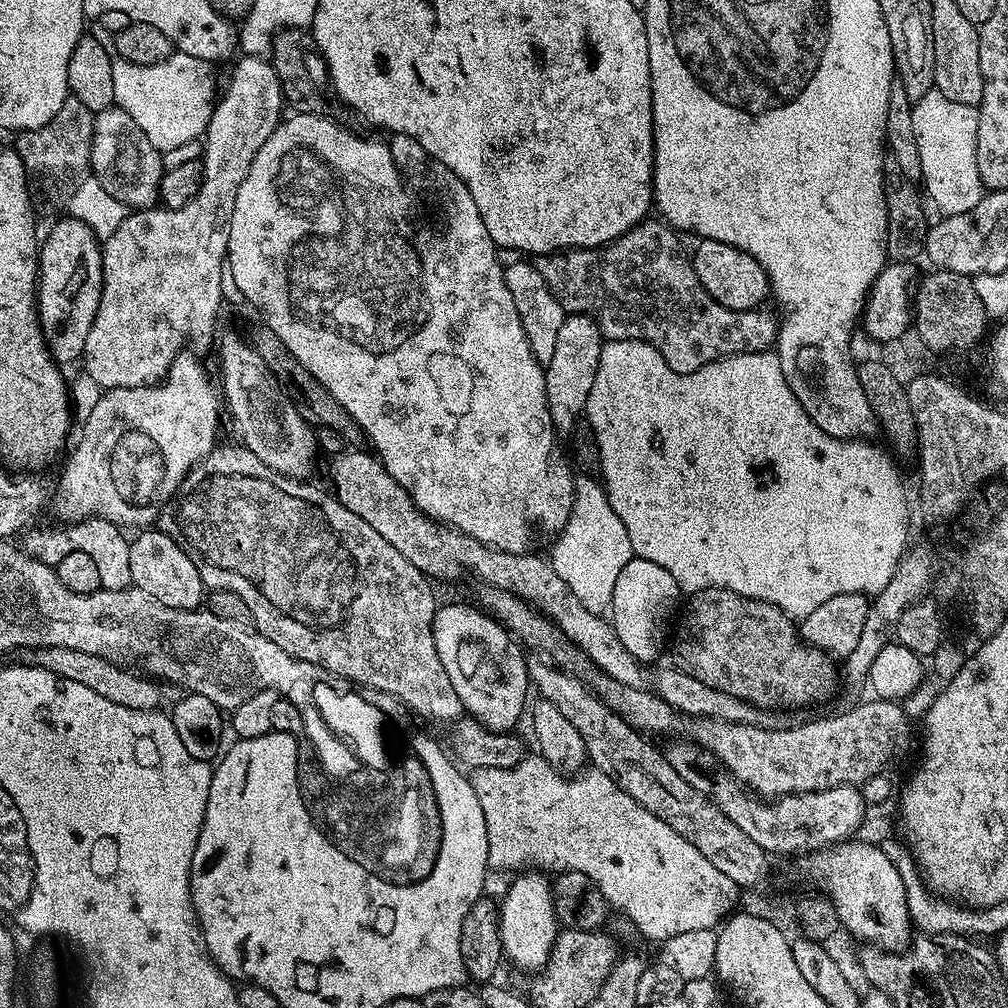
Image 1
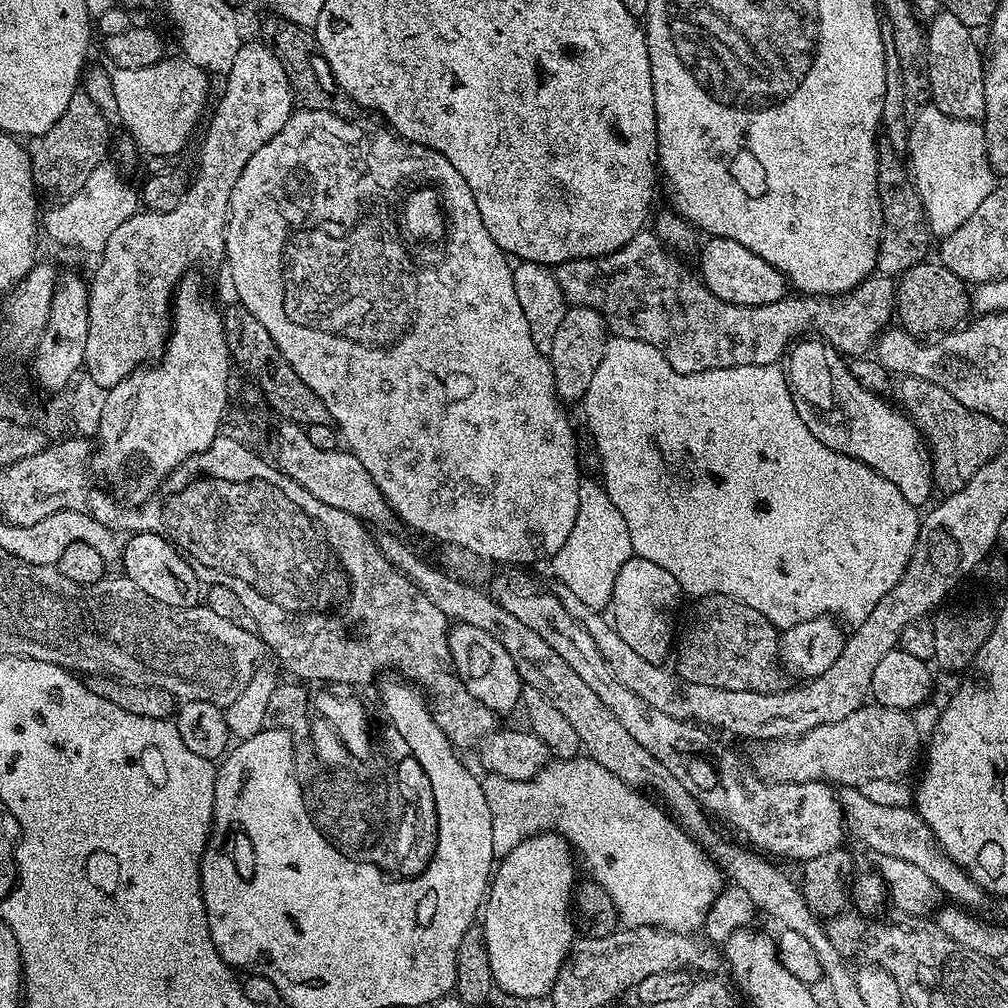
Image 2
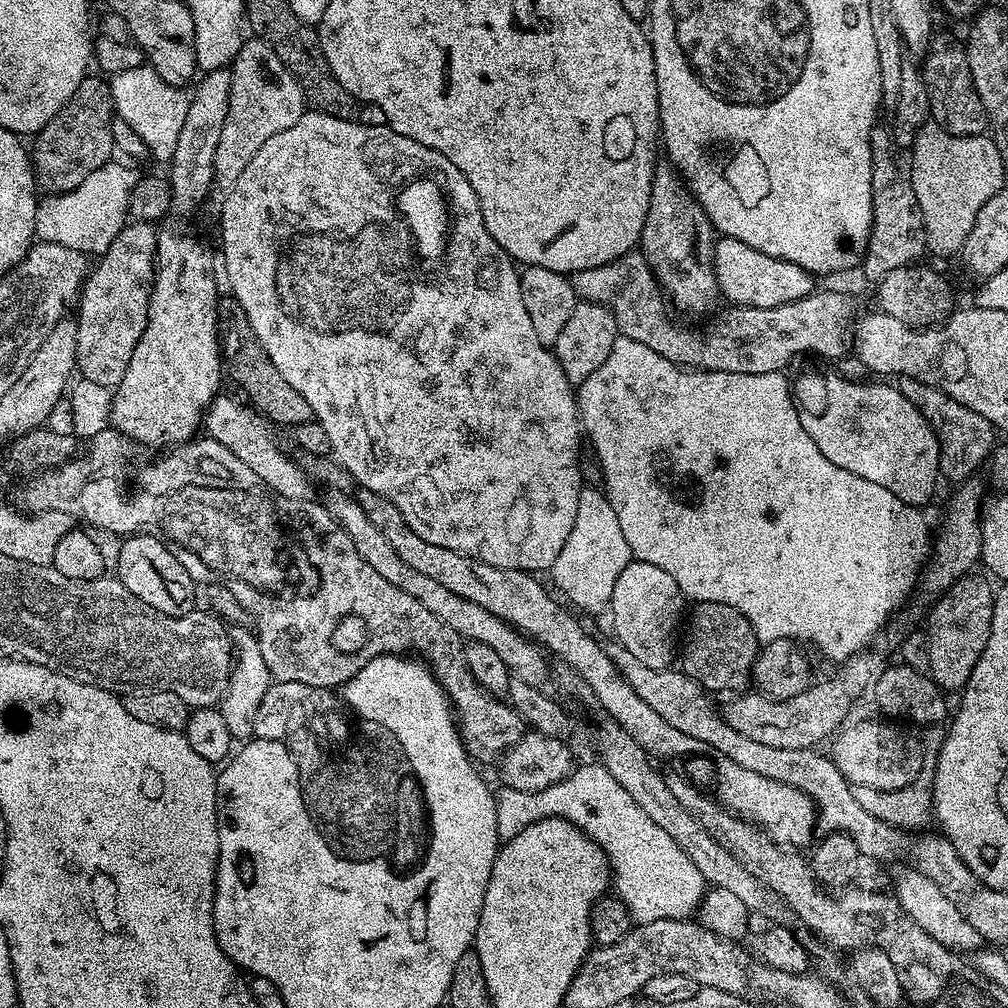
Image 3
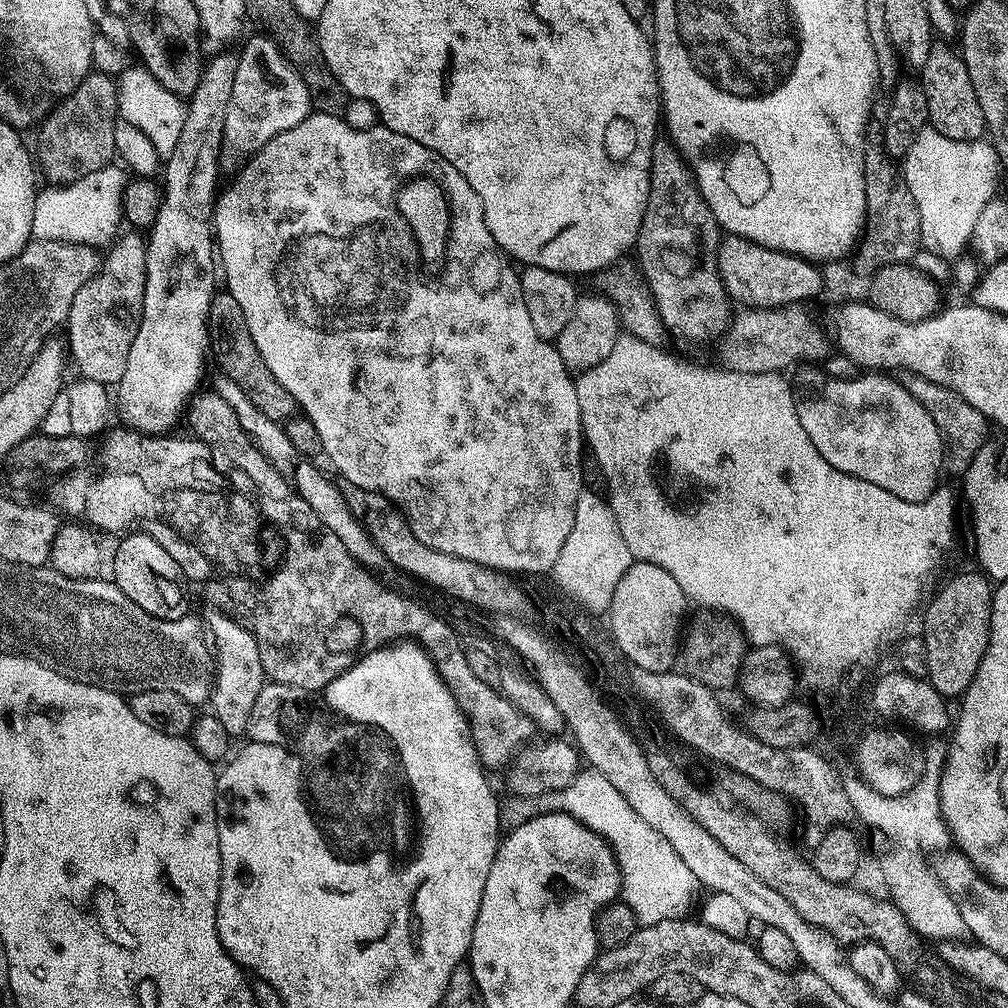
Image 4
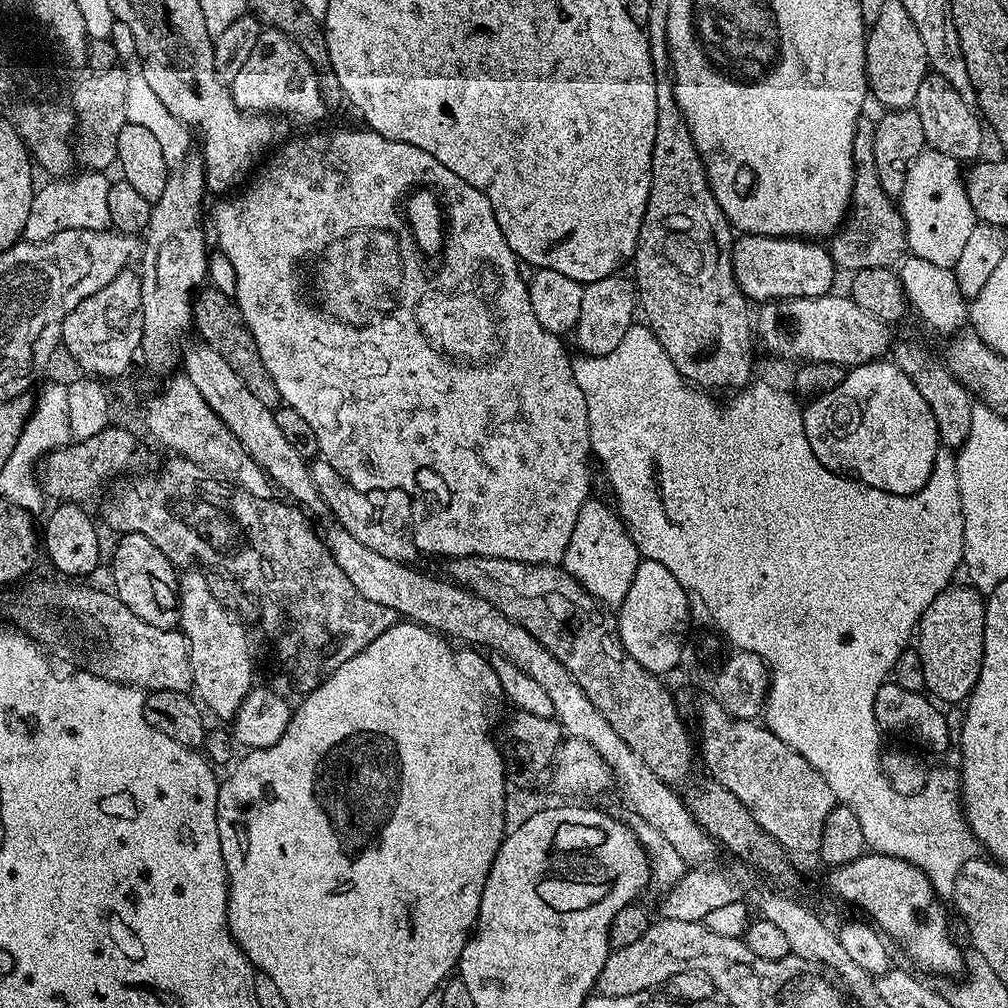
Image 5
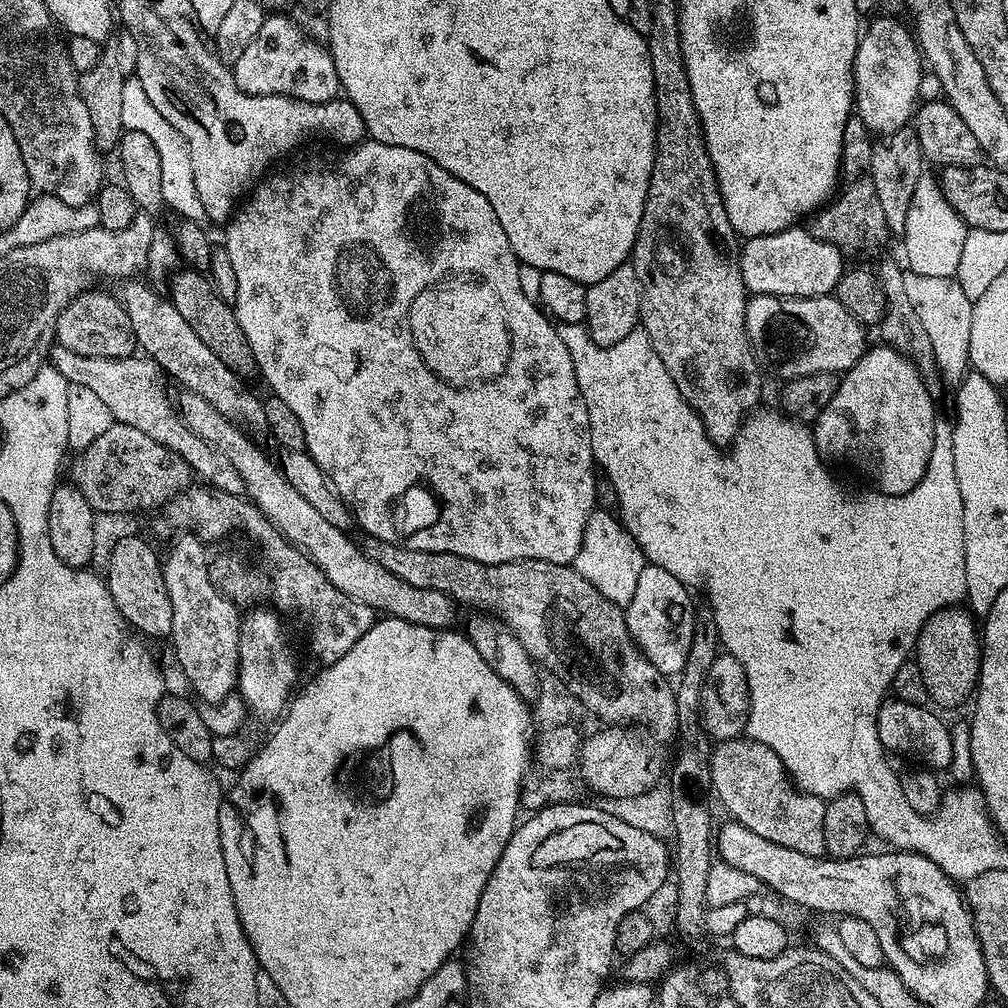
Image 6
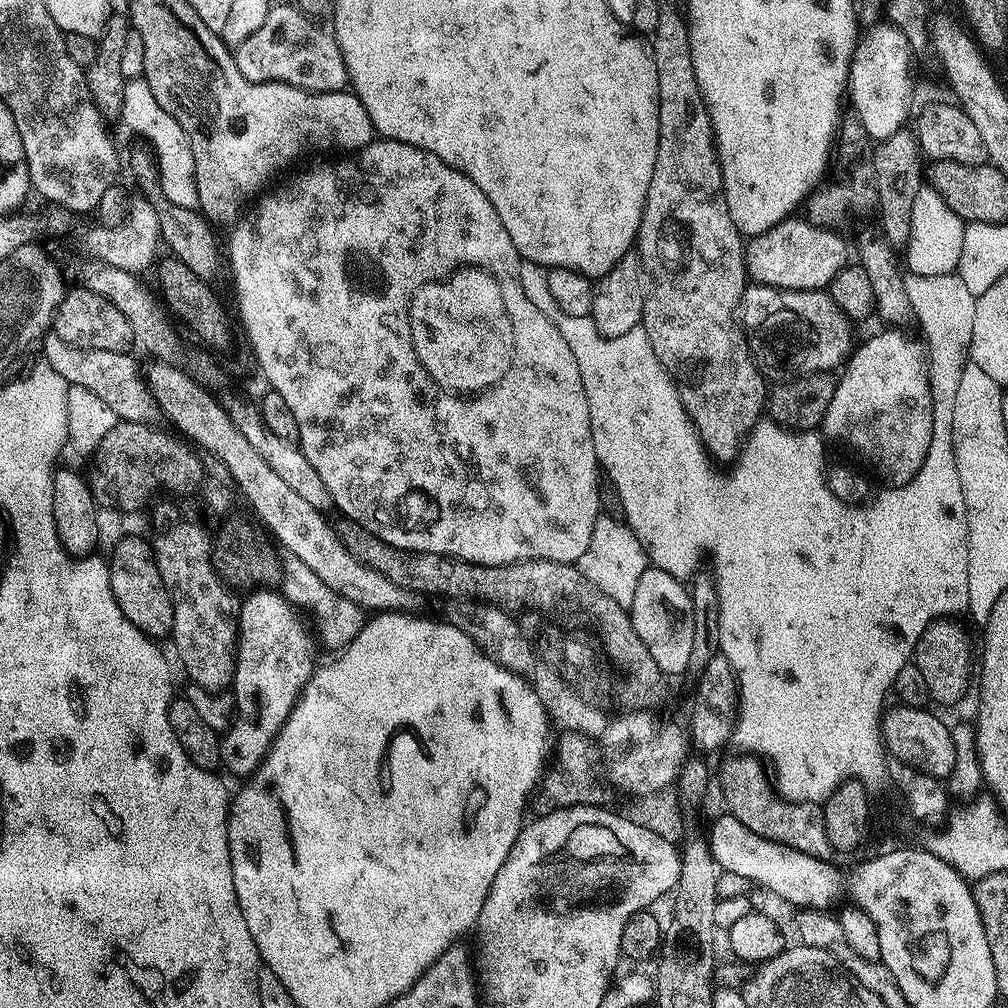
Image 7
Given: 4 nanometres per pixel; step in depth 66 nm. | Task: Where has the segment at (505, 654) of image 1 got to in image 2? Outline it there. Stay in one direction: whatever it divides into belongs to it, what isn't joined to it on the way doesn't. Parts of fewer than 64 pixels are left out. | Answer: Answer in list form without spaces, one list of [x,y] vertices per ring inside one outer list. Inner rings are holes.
[[[457,623],[448,633],[448,645],[456,673],[474,698],[500,716],[515,706],[517,709],[524,685],[512,656],[496,638],[474,626]]]

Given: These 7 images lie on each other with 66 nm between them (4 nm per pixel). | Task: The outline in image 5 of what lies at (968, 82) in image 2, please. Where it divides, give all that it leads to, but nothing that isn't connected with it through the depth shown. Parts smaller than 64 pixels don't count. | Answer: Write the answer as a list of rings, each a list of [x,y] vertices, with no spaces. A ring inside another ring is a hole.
[[[935,74],[925,76],[922,86],[918,86],[914,110],[922,118],[922,134],[927,147],[961,162],[972,162],[979,157],[976,155],[984,144],[986,128],[974,111],[973,105],[968,103],[965,96],[958,94],[958,90],[954,90],[954,86],[946,82],[946,78]]]

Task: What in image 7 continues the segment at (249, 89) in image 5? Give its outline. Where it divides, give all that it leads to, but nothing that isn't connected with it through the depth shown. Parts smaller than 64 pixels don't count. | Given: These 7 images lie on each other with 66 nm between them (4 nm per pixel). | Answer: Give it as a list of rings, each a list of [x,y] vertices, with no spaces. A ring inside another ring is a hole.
[[[290,2],[273,3],[266,14],[266,22],[246,42],[234,49],[238,70],[250,82],[265,84],[278,82],[301,88],[307,92],[342,92],[348,84],[346,62],[336,45],[335,35],[315,28],[307,15]]]

